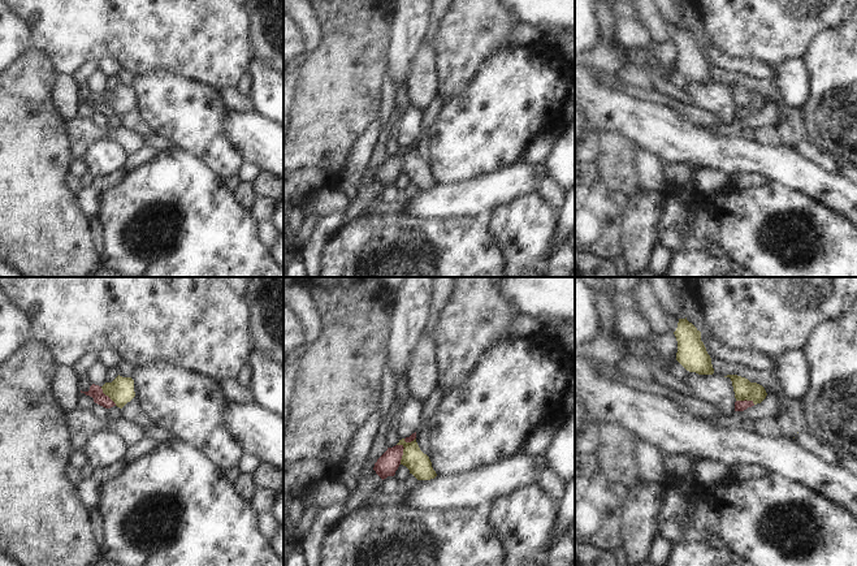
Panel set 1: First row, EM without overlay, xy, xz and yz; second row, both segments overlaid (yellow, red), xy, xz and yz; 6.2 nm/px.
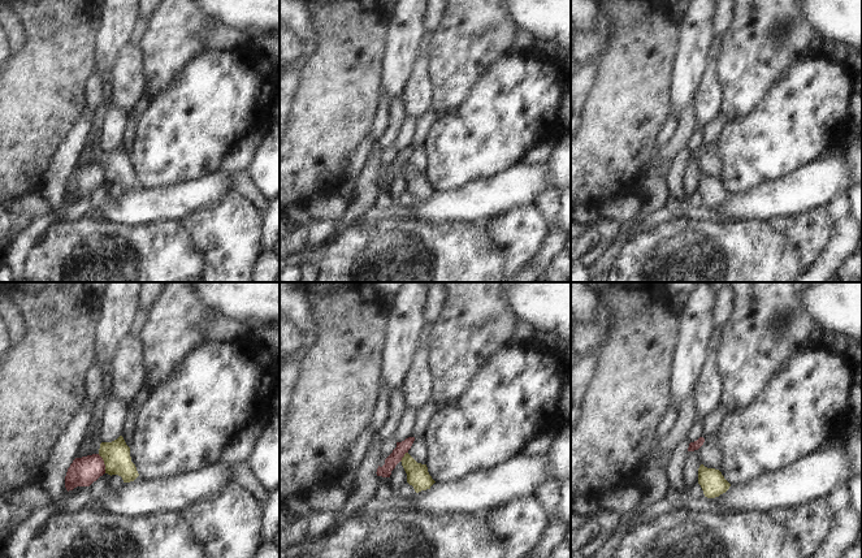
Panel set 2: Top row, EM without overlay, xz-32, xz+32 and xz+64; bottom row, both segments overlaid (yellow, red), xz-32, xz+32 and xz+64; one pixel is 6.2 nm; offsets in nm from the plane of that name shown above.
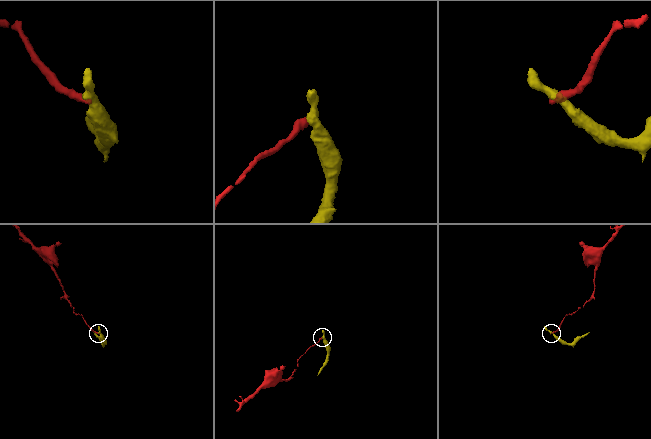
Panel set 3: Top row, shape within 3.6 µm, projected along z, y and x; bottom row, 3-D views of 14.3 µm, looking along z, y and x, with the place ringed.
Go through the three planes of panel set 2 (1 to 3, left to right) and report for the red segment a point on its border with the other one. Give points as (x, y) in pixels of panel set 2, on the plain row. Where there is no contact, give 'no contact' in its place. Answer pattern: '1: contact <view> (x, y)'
1: contact xz-32 (104, 172)
2: contact xz+32 (403, 165)
3: no contact

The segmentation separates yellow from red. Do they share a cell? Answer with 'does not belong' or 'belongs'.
does not belong

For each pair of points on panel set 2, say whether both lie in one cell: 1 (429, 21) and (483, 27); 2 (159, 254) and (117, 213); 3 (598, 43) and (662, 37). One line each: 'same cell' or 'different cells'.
1: different cells
2: different cells
3: different cells

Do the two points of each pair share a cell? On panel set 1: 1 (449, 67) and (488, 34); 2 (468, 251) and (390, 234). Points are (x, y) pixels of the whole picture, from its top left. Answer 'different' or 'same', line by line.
1: same
2: same

